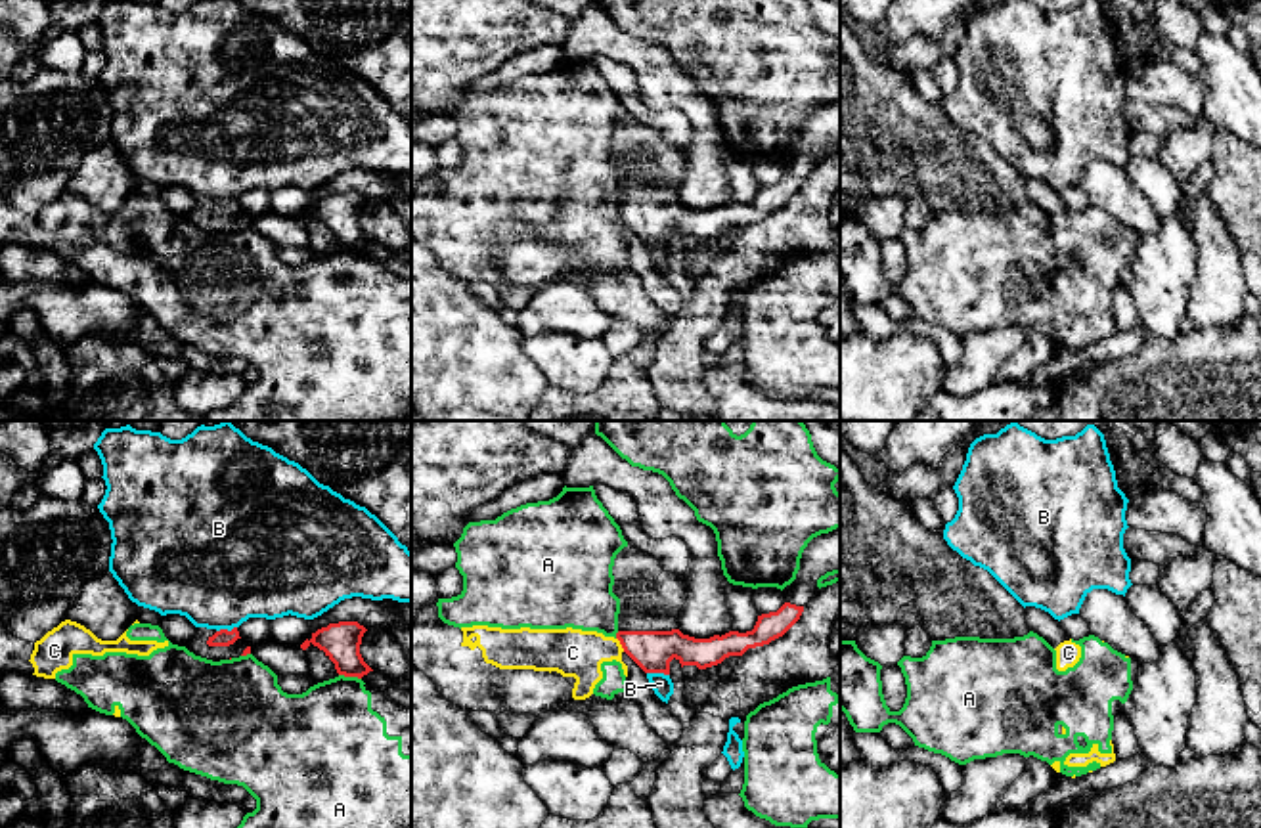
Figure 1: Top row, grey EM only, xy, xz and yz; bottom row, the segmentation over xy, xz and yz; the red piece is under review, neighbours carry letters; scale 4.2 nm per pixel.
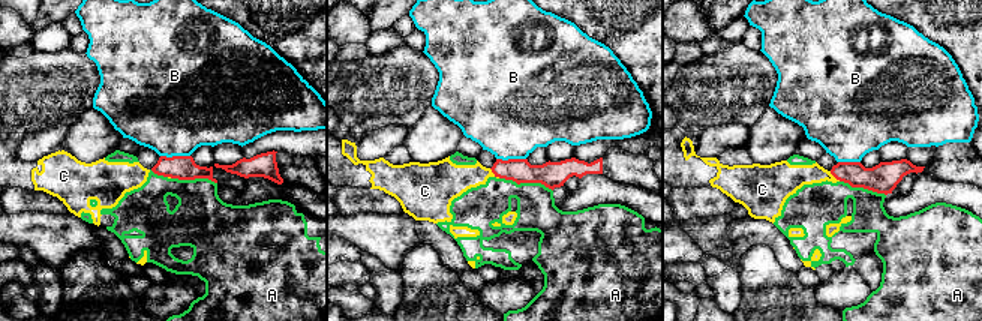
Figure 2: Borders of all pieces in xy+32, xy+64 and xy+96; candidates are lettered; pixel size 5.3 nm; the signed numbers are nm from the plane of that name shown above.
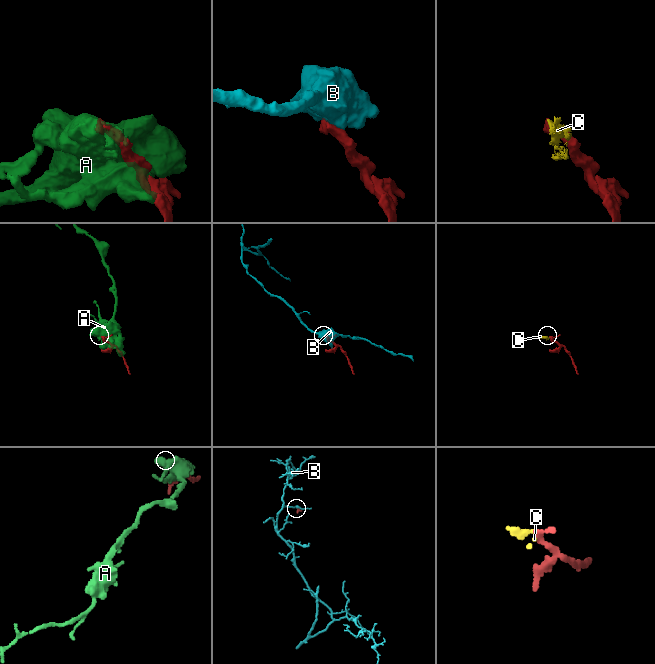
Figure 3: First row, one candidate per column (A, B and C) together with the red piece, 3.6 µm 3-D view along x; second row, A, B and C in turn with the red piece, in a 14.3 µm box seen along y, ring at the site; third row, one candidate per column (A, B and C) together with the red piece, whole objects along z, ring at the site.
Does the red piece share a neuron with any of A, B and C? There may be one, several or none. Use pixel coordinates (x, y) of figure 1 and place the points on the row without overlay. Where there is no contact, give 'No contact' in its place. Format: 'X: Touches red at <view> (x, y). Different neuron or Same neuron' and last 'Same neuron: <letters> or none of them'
A: Touches red at xy (351, 247). Different neuron
B: Touches red at xz (659, 243). Different neuron
C: Touches red at xz (620, 215). Different neuron
Same neuron: none of them

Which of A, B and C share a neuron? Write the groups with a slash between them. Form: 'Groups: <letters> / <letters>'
Groups: A C / B

